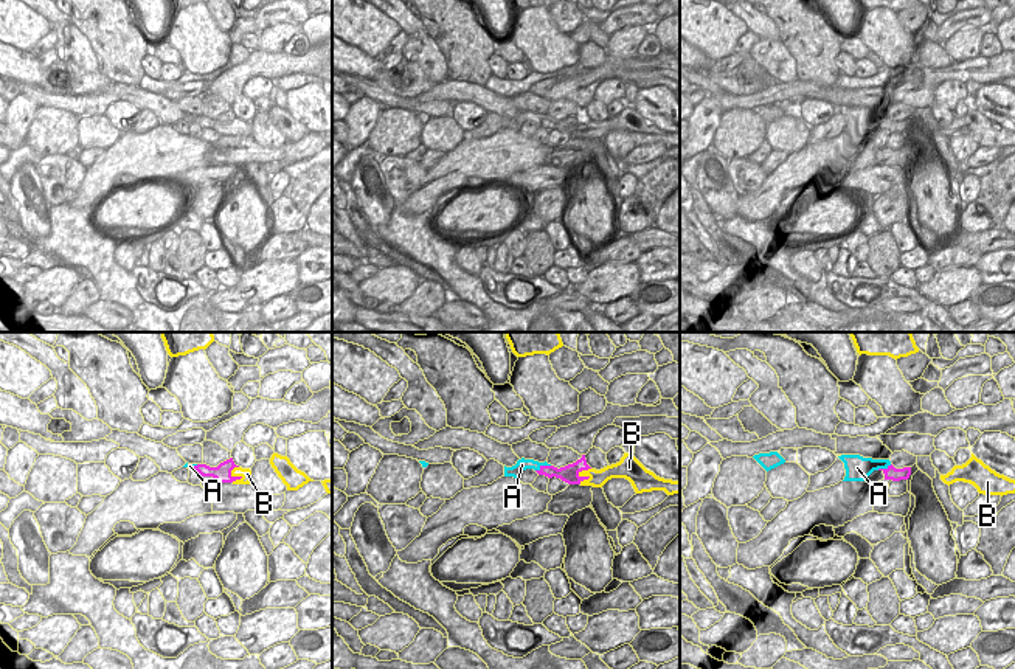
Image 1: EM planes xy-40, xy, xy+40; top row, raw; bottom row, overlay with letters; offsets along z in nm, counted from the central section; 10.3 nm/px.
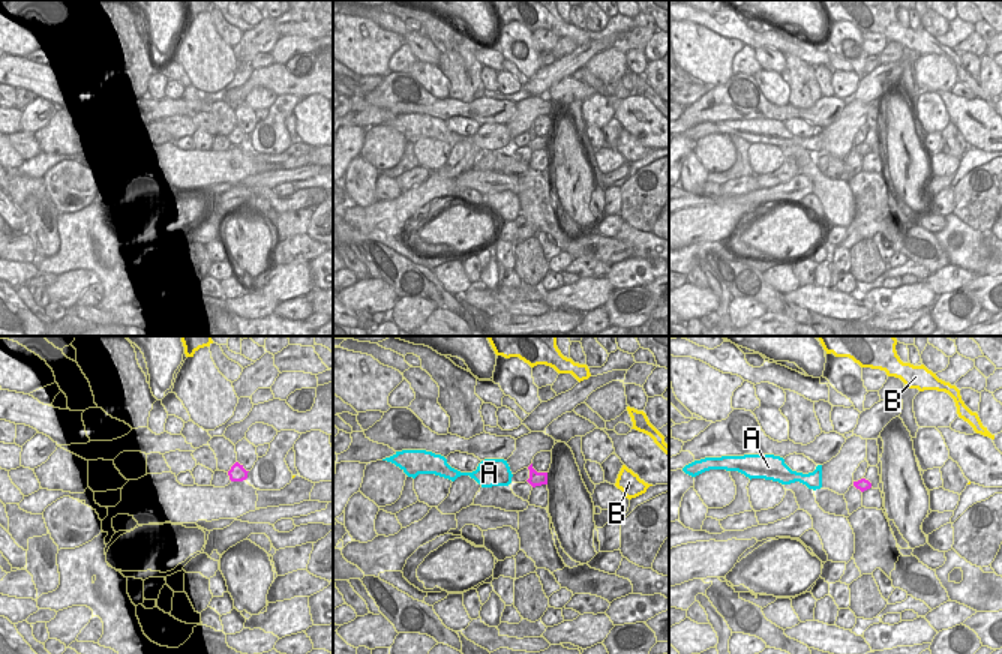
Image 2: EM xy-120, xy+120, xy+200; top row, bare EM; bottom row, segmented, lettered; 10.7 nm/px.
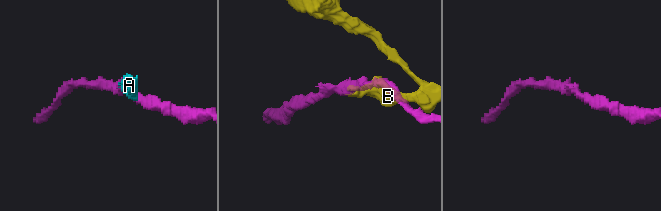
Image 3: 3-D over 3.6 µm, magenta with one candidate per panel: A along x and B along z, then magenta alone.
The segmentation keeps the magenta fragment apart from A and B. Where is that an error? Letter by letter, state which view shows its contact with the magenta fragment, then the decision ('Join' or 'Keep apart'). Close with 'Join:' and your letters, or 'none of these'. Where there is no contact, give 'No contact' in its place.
A: Touches magenta in xy. Keep apart
B: Touches magenta in xy. Keep apart
Join: none of these

